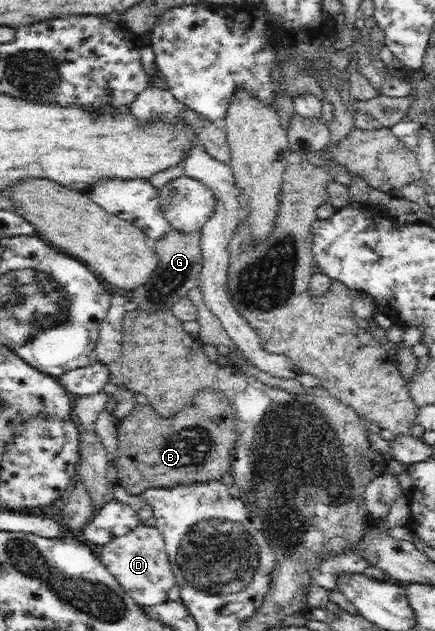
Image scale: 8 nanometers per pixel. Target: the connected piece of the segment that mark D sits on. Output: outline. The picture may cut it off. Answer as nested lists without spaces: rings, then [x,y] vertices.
[[[140,523],[126,535],[116,537],[101,547],[98,555],[124,591],[130,594],[130,597],[133,597],[141,607],[166,602],[168,591],[176,585],[176,578],[165,551],[165,540],[156,526]]]

